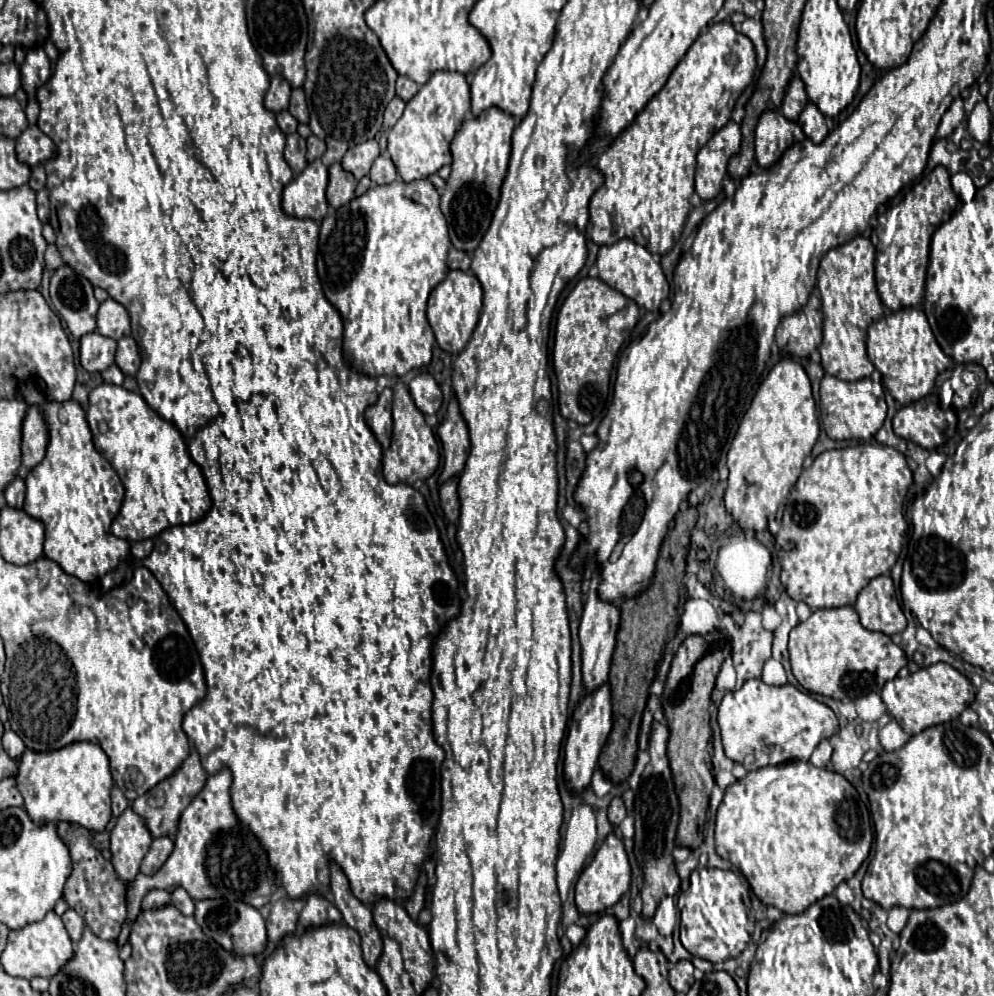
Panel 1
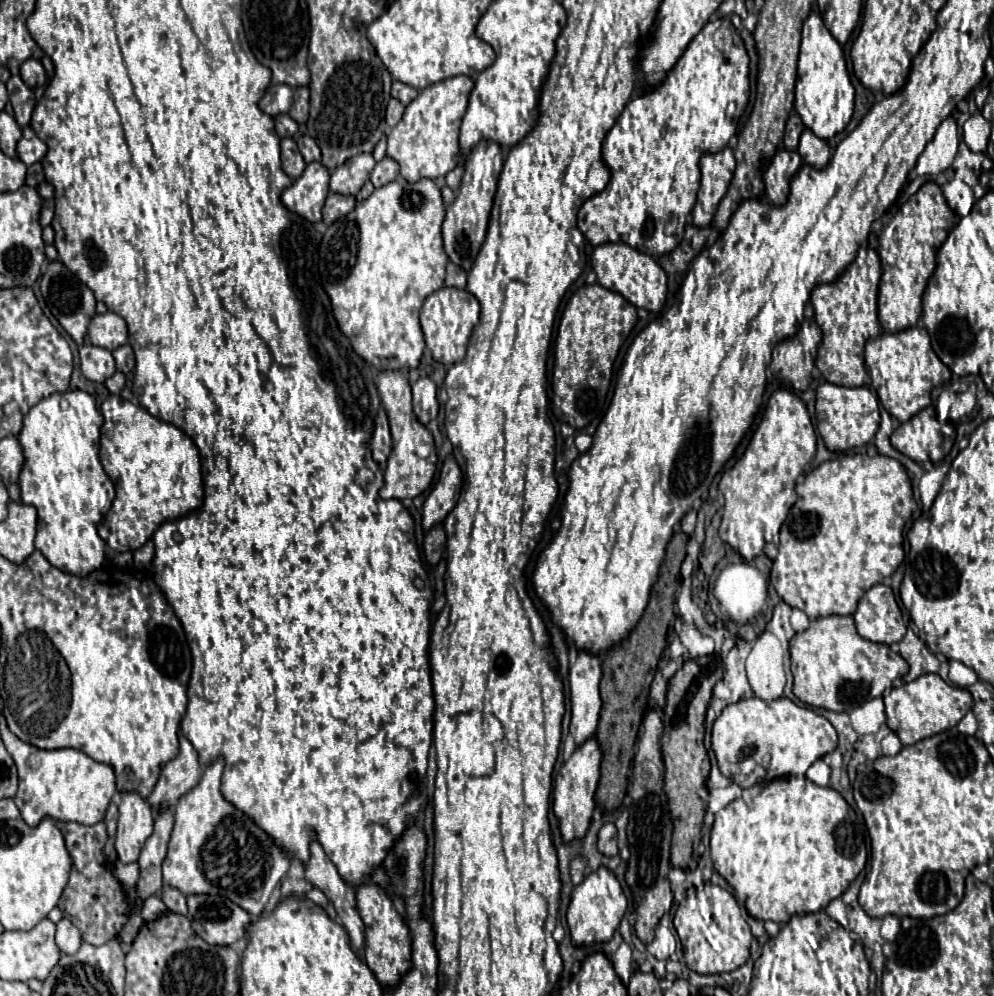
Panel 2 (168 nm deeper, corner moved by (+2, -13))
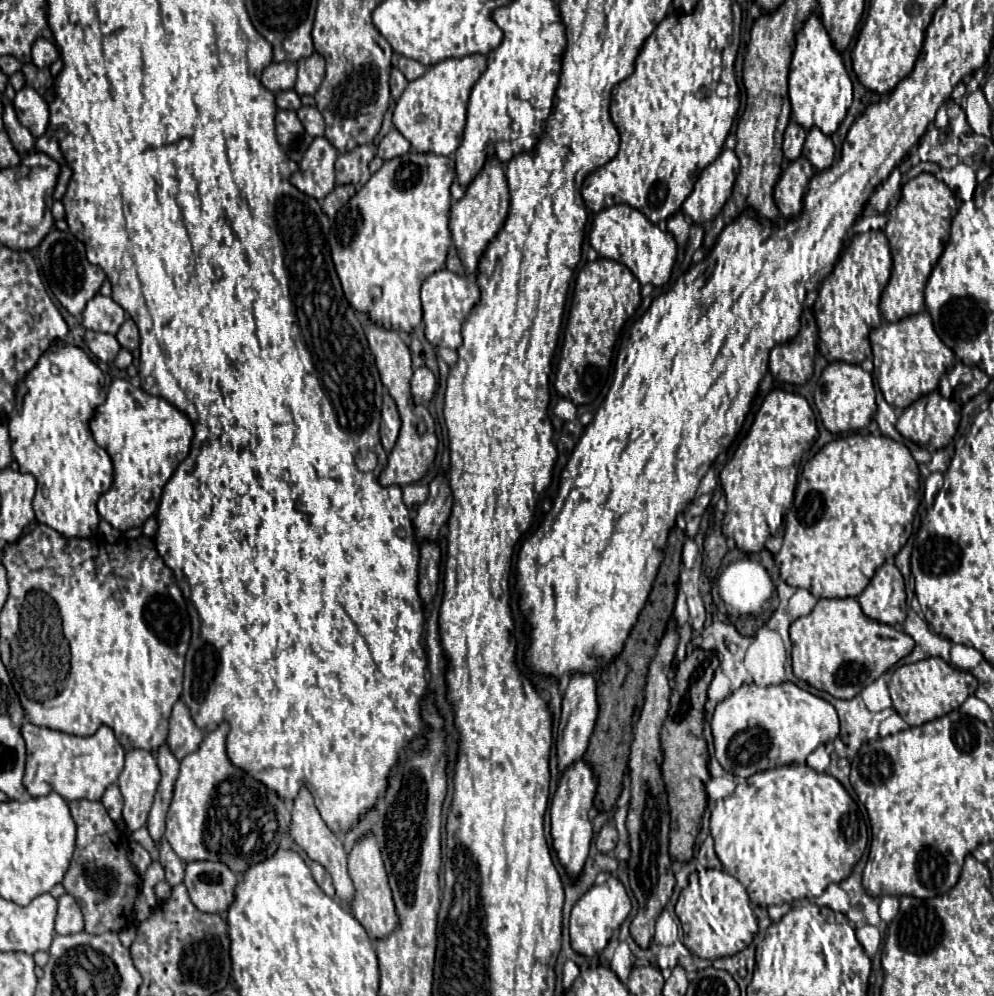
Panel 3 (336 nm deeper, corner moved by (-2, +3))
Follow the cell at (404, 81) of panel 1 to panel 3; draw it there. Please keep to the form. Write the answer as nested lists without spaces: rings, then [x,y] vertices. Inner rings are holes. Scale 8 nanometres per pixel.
[[[399,56],[397,58],[397,68],[401,68],[401,72],[405,74],[405,78],[411,82],[411,80],[417,80],[419,76],[425,74],[425,66],[417,60],[411,60],[411,58],[405,58],[405,56]]]

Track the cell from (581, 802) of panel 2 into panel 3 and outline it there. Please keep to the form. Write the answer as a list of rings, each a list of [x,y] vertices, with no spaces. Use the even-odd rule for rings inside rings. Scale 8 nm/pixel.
[[[577,760],[577,764],[573,764],[573,768],[569,768],[569,772],[561,774],[557,792],[553,796],[551,802],[551,836],[553,836],[553,846],[557,850],[557,856],[561,860],[561,864],[565,866],[565,870],[571,876],[577,876],[587,860],[589,854],[589,846],[591,846],[591,838],[593,838],[593,826],[589,820],[589,808],[593,806],[593,798],[595,798],[595,790],[597,790],[597,778],[593,774],[593,770],[589,768],[589,764],[585,760]]]

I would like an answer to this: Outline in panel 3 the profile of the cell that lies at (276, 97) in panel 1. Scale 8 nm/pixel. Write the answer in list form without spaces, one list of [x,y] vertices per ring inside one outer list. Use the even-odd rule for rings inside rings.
[[[271,62],[261,76],[261,84],[271,92],[291,90],[297,80],[297,64],[295,62]]]

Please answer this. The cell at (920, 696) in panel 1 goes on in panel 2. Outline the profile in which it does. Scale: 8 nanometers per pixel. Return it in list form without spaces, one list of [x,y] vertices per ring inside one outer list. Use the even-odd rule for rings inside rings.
[[[925,674],[913,682],[907,682],[899,688],[893,688],[883,694],[885,712],[887,712],[887,726],[897,732],[903,746],[915,744],[923,738],[935,736],[943,730],[957,726],[957,722],[971,710],[973,698],[969,690],[947,684],[939,674]]]

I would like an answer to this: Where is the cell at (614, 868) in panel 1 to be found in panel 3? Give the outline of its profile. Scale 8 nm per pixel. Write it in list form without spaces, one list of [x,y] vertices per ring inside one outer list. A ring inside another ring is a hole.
[[[609,874],[607,882],[603,882],[599,886],[591,886],[571,910],[569,932],[571,932],[573,950],[583,956],[593,956],[593,954],[601,952],[605,948],[605,944],[609,942],[609,938],[613,936],[613,932],[629,916],[629,912],[631,912],[631,900],[625,892],[625,886],[621,884],[621,880],[617,876]]]

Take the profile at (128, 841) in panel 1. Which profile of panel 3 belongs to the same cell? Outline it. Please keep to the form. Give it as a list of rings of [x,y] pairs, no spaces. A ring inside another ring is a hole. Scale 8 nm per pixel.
[[[131,750],[125,754],[125,768],[117,784],[125,798],[123,820],[129,830],[139,830],[141,826],[145,826],[159,780],[161,774],[151,752]]]

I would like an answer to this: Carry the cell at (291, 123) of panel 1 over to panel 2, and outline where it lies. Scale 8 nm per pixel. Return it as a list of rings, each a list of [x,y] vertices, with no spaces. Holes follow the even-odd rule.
[[[279,114],[279,116],[275,118],[275,130],[277,130],[277,134],[279,134],[281,138],[291,138],[291,136],[297,134],[299,126],[297,126],[297,122],[295,122],[289,114]]]

